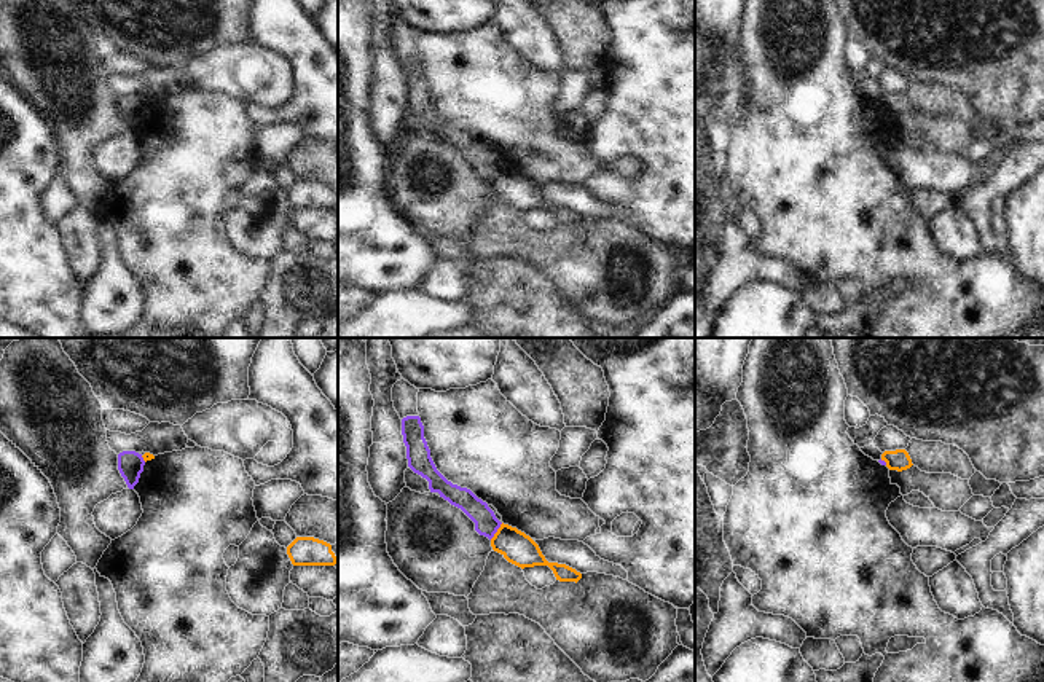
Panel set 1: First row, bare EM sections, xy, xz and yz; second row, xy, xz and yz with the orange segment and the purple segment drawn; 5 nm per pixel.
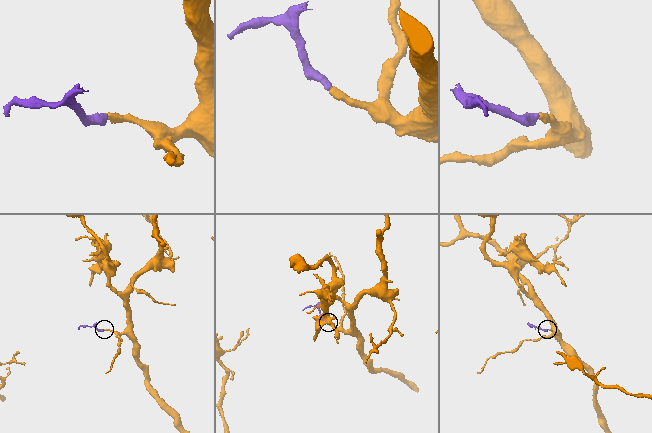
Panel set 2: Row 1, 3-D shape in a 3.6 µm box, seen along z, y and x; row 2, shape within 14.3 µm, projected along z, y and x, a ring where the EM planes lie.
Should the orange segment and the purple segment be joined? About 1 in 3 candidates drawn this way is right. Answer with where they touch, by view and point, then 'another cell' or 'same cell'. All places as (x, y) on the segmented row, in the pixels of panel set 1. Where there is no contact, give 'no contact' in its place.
meets orange in xz at (498, 531); another cell

